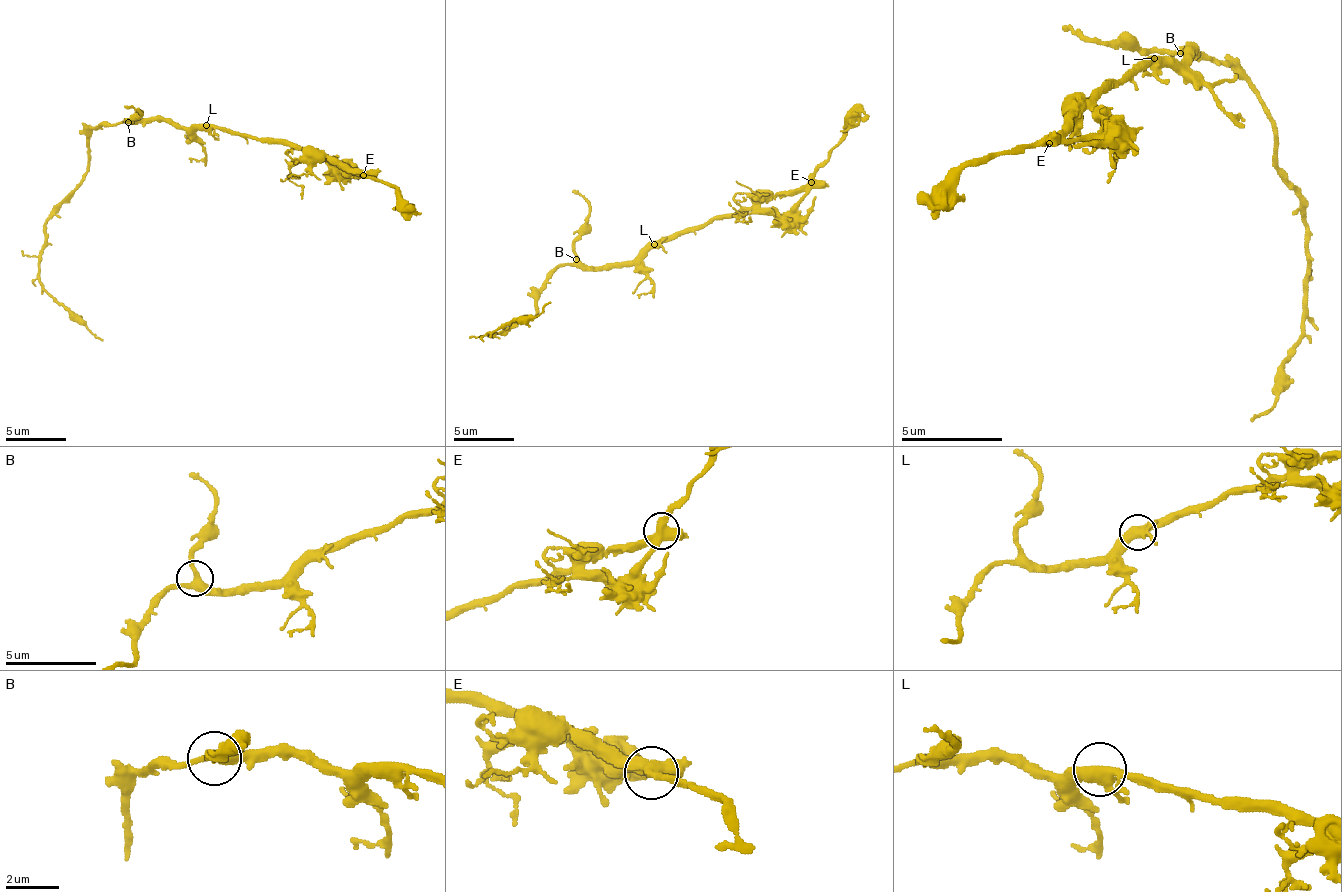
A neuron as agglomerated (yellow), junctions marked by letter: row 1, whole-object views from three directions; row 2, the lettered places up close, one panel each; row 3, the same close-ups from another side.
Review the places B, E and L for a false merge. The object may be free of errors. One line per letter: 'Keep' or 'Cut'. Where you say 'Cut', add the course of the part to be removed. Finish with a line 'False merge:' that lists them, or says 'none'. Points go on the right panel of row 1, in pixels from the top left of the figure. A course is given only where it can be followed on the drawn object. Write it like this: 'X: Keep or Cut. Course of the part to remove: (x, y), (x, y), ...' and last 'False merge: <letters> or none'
B: Keep
E: Cut. Course of the part to remove: (1048, 144), (957, 164), (916, 205)
L: Keep
False merge: E

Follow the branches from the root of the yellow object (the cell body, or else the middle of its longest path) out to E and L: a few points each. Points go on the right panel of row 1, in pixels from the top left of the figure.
E: (1190, 48), (1190, 53), (1180, 63), (1149, 63), (1124, 83), (1114, 83), (1104, 93), (1099, 93), (1048, 144)
L: (1190, 48), (1190, 53), (1180, 63), (1159, 63), (1154, 58)

